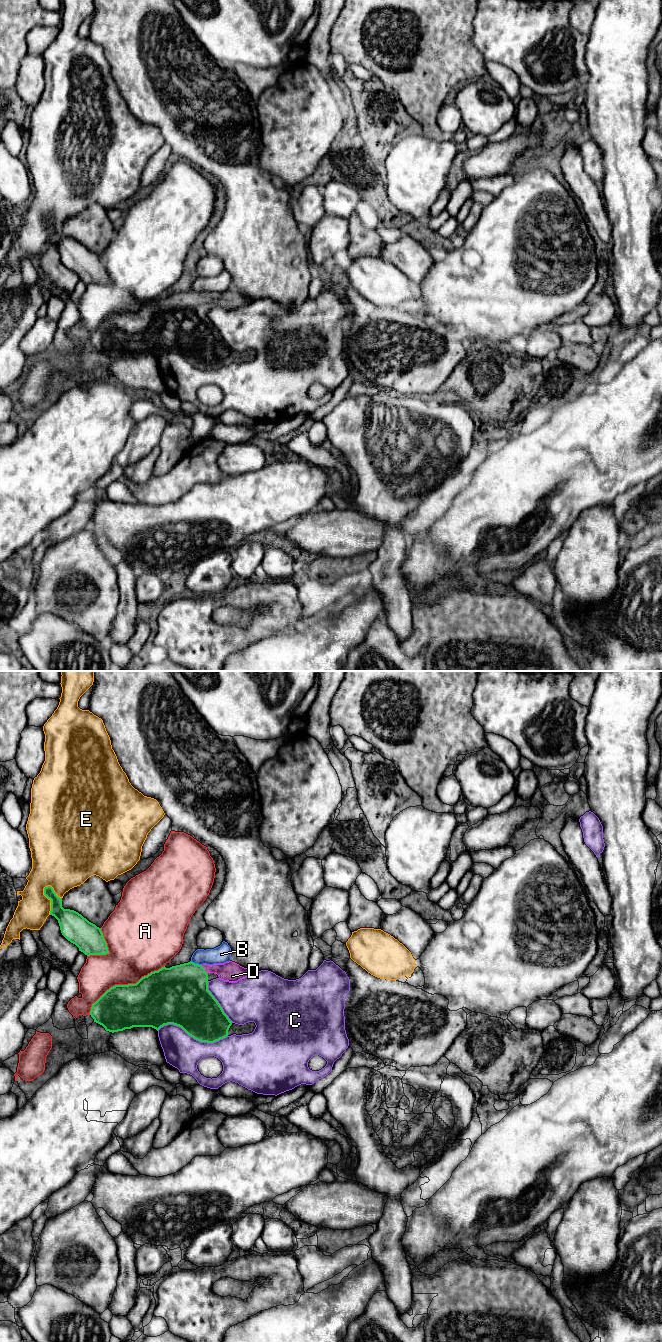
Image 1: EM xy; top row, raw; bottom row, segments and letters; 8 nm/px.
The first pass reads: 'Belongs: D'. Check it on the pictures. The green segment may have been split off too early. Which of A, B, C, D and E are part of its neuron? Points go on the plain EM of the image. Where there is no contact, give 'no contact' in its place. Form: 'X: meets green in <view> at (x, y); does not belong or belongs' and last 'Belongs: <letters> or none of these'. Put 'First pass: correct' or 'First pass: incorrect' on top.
First pass: correct
A: meets green in xy at (123, 313); does not belong
B: meets green in xy at (194, 291); does not belong
C: meets green in xy at (192, 364); does not belong
D: meets green in xy at (204, 298); belongs
E: meets green in xy at (50, 227); does not belong
Belongs: D

